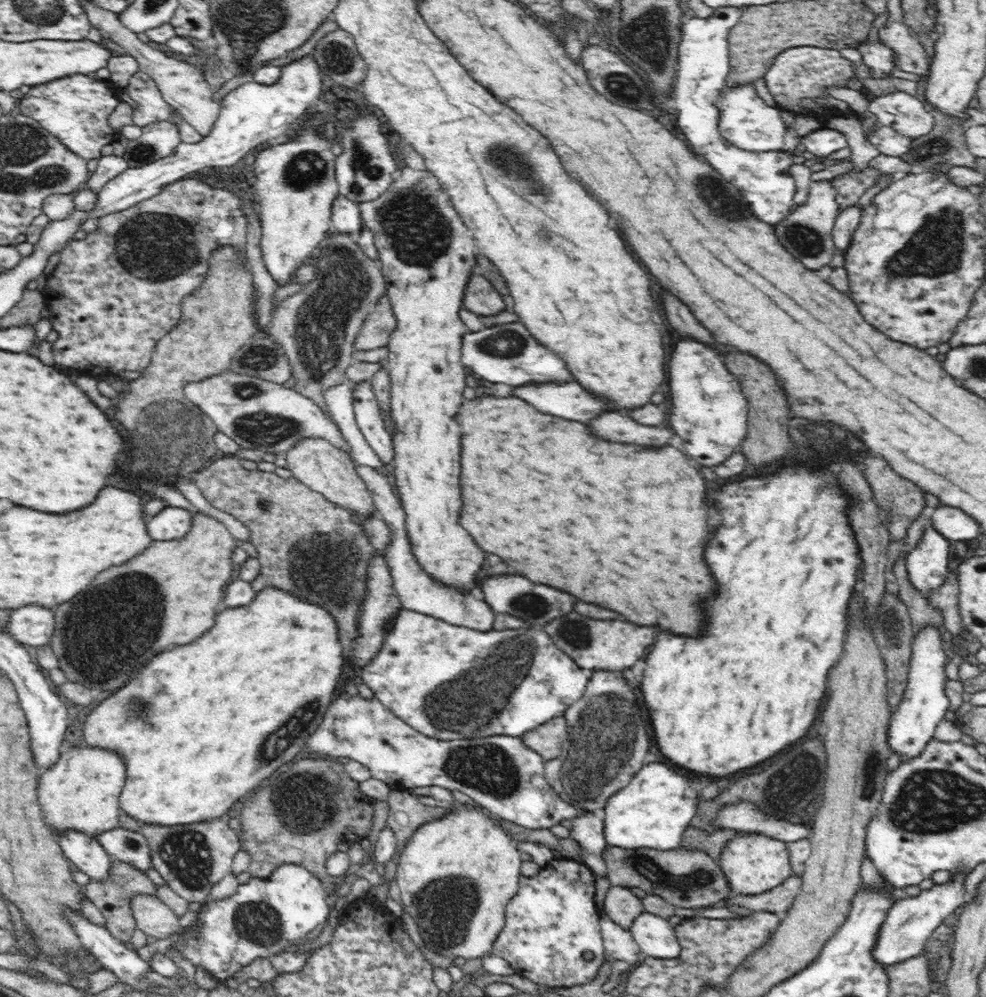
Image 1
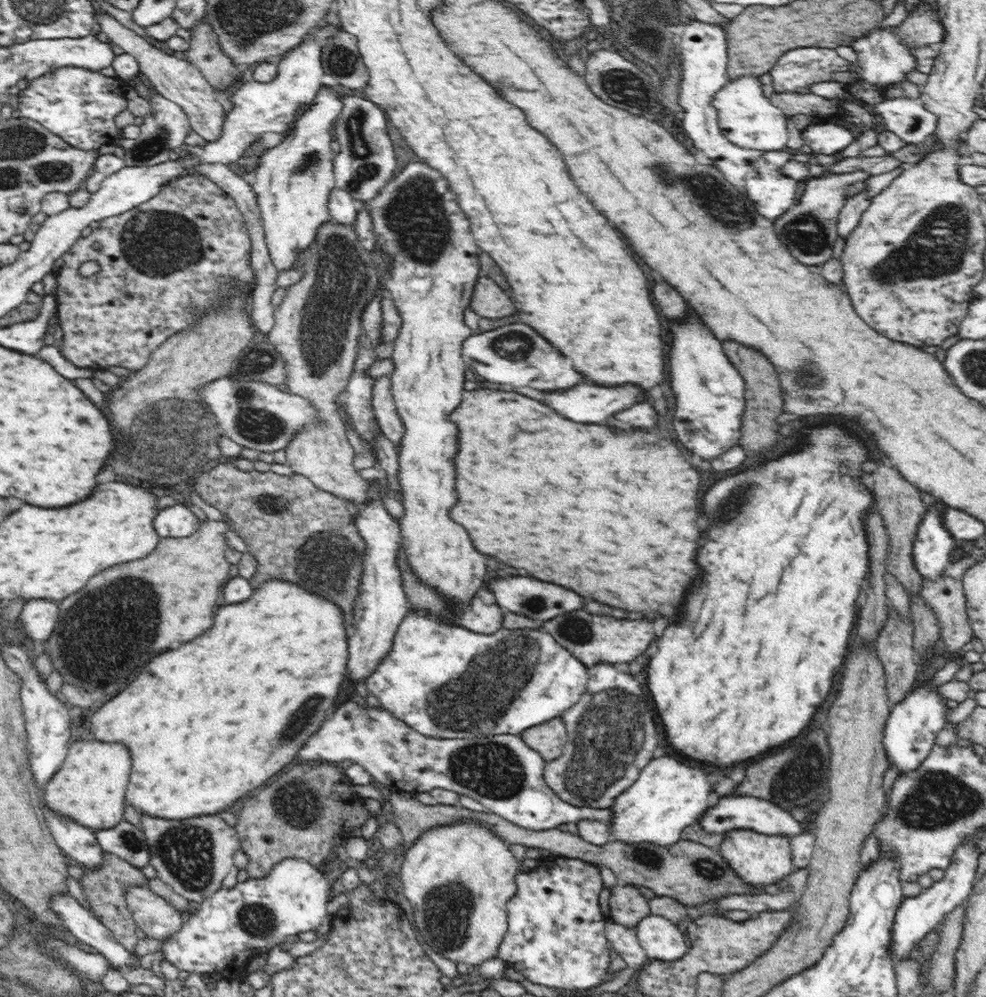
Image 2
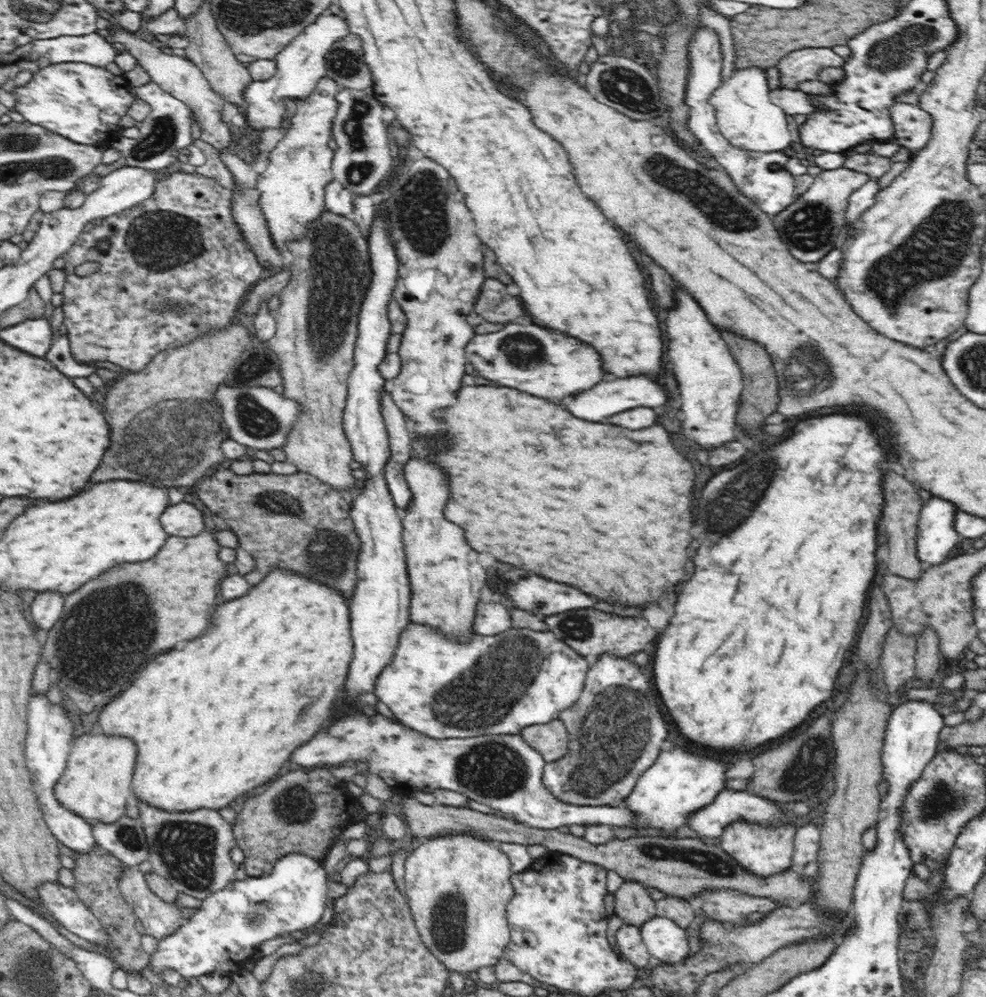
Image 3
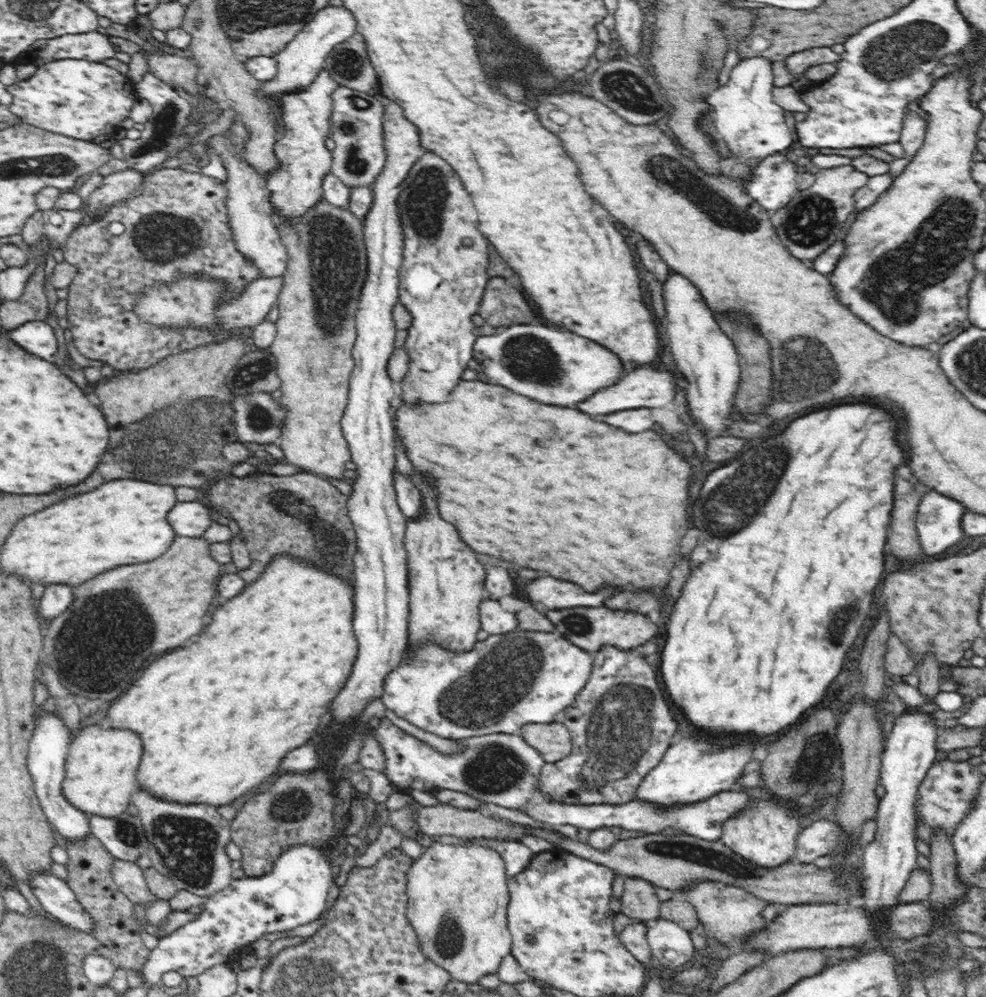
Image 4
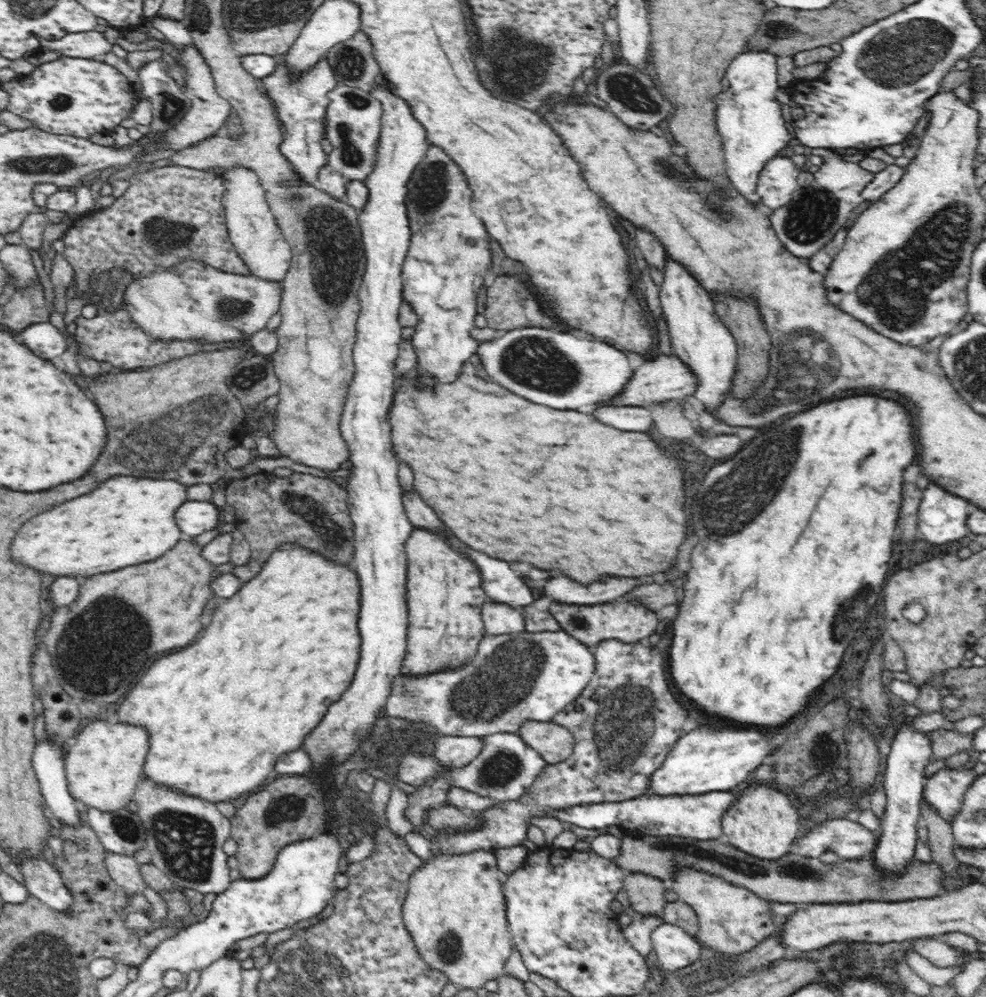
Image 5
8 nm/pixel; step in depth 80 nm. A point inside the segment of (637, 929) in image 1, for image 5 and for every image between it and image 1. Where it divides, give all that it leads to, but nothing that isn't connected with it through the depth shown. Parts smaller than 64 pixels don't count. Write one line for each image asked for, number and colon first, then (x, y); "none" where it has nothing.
2: (660, 938)
3: (664, 939)
4: (671, 944)
5: (674, 948)

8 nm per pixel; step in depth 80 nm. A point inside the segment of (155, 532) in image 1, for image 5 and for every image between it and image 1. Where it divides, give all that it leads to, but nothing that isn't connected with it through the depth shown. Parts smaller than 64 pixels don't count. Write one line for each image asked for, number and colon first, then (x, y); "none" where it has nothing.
2: (177, 521)
3: (184, 519)
4: (191, 519)
5: (195, 517)

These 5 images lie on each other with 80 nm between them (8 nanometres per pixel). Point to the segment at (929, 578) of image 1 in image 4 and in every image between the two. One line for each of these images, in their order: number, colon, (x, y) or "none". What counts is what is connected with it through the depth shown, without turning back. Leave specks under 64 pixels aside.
2: (931, 550)
3: (936, 534)
4: (939, 518)

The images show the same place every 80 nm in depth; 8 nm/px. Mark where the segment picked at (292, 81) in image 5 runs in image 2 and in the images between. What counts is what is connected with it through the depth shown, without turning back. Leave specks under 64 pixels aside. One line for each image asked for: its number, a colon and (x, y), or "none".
2: (293, 181)
3: (292, 188)
4: (295, 186)

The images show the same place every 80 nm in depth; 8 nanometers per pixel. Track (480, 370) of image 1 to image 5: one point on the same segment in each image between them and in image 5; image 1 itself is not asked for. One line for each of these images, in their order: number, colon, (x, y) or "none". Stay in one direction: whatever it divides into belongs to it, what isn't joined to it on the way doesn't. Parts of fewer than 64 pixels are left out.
2: (513, 354)
3: (546, 363)
4: (556, 367)
5: (556, 369)

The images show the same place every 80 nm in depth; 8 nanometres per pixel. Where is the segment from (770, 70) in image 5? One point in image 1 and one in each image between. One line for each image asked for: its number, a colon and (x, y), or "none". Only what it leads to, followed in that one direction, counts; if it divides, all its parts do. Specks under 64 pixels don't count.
1: (745, 121)
2: (748, 119)
3: (747, 118)
4: (747, 119)

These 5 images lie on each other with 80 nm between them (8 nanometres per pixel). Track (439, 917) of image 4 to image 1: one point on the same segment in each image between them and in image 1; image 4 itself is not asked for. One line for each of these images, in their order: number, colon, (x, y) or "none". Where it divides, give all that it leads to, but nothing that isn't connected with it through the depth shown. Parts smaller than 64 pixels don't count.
1: (456, 874)
2: (458, 878)
3: (458, 887)

